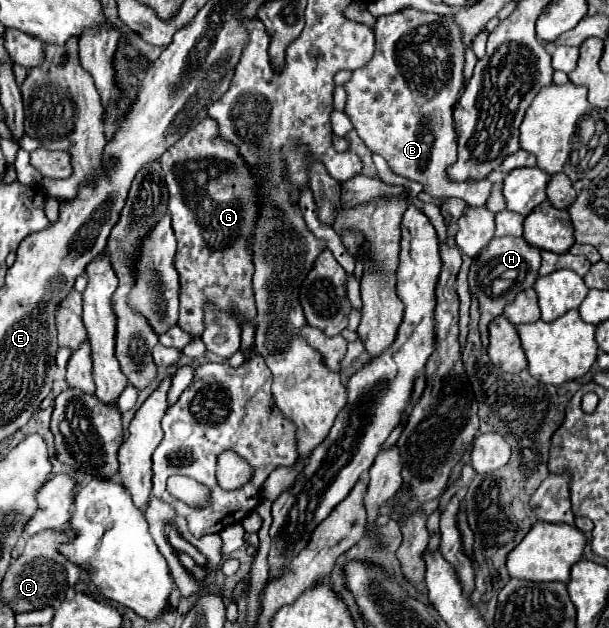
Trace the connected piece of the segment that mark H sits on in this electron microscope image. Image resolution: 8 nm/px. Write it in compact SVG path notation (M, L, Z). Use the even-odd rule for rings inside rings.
M495 237L487 249L483 249L483 253L479 253L479 257L473 259L473 265L469 269L469 289L471 293L475 293L475 297L479 299L479 311L481 311L481 321L479 321L479 329L481 329L481 341L483 347L487 347L489 343L489 321L493 321L495 317L503 315L503 309L507 303L511 303L515 299L517 293L533 287L533 283L537 281L537 271L541 265L541 249L535 249L531 245L527 245L527 241L523 241L523 237ZM501 279L507 281L509 287L503 293L495 293L493 291L493 283Z

